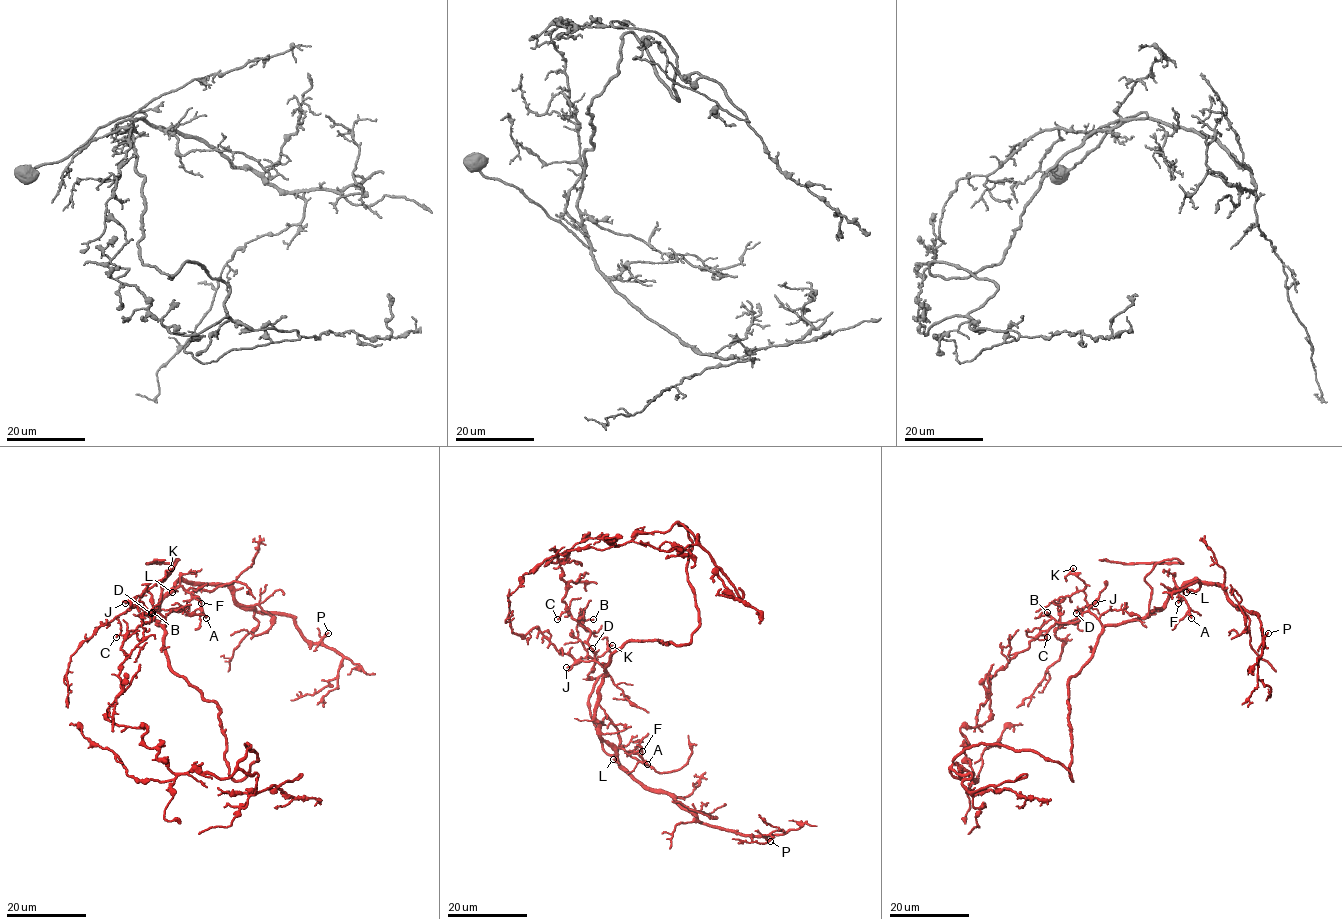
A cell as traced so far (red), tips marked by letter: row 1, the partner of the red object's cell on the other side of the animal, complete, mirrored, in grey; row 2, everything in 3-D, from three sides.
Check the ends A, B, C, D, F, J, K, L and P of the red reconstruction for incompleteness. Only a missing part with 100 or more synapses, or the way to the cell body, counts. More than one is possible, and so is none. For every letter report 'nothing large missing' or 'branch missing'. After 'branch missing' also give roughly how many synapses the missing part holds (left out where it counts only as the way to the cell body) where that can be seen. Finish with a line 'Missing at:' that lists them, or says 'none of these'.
A: nothing large missing
B: nothing large missing
C: nothing large missing
D: nothing large missing
F: nothing large missing
J: nothing large missing
K: branch missing
L: nothing large missing
P: nothing large missing
Missing at: K

